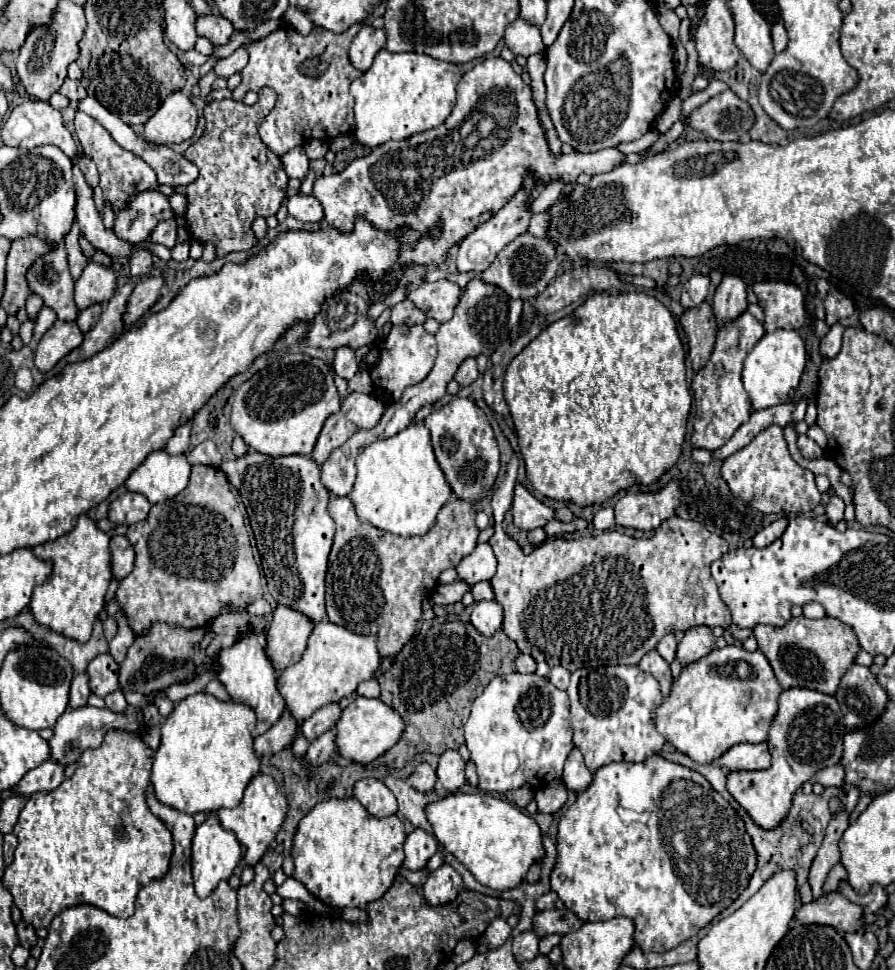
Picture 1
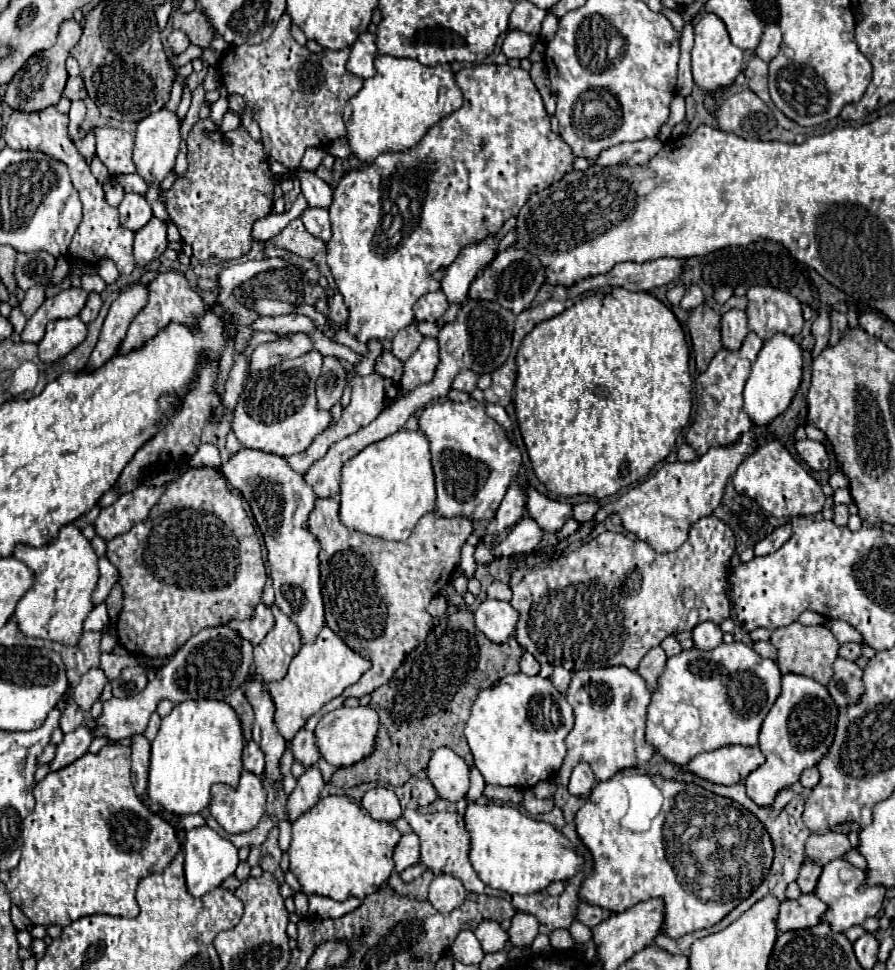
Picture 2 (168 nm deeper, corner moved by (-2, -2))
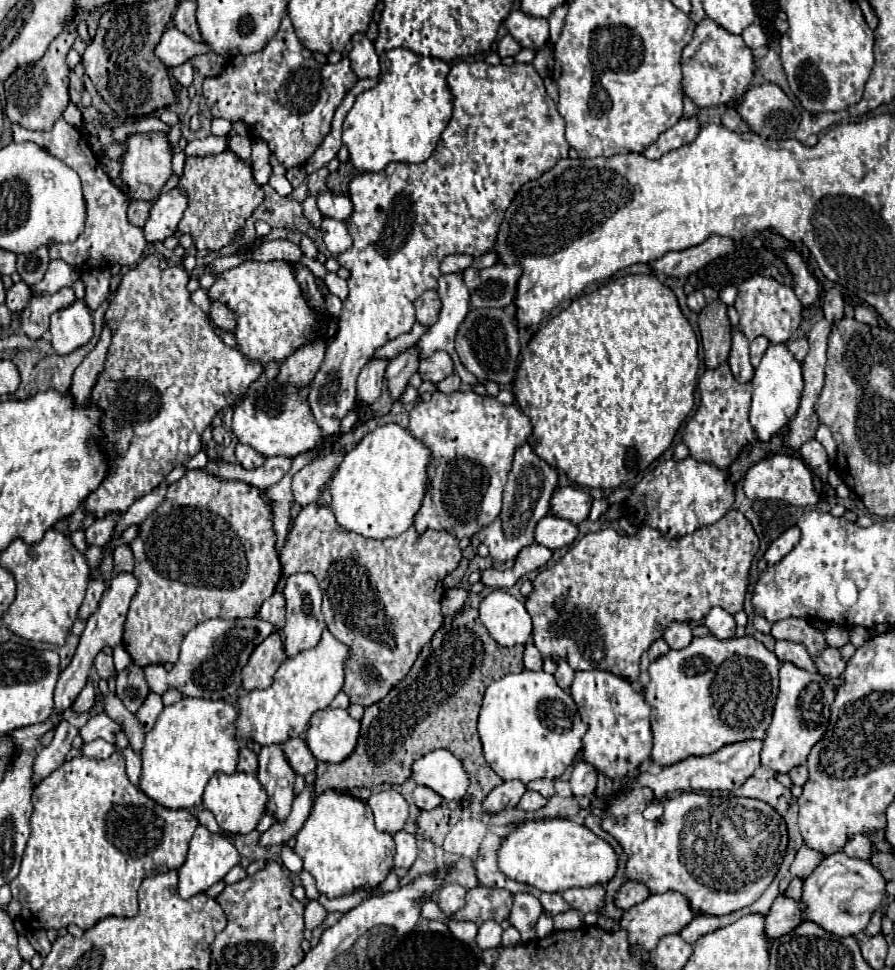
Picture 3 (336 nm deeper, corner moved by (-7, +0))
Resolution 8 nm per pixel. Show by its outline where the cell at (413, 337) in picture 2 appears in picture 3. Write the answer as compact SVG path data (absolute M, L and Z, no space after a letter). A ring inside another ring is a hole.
M417 344L409 346L399 356L389 360L385 376L389 380L389 392L391 392L393 400L397 396L401 396L401 392L405 390L411 374L417 372L417 366L419 366L419 348L417 348Z

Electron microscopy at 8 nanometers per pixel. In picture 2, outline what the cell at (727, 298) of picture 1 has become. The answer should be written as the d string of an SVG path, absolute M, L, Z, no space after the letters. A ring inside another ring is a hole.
M728 310L722 314L722 344L726 350L738 350L748 334L746 314L742 310Z

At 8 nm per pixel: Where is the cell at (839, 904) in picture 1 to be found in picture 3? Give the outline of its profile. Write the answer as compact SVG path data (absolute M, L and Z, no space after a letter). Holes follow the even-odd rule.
M779 894L779 898L773 902L771 910L767 912L765 922L765 934L769 938L779 938L783 934L789 934L803 922L803 906L801 900L787 898L785 894Z

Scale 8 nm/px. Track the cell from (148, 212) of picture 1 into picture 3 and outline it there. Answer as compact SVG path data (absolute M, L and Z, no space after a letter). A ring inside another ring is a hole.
M131 200L129 202L129 210L127 210L127 218L133 226L143 226L147 220L147 214L151 210L151 202L139 202L139 200Z

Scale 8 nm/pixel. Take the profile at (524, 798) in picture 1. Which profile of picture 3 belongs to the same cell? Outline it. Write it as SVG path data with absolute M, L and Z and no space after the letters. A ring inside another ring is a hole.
M511 780L511 782L503 782L501 786L493 788L489 792L489 796L483 800L483 810L487 812L499 812L503 808L515 808L519 798L525 792L525 784L519 780Z

